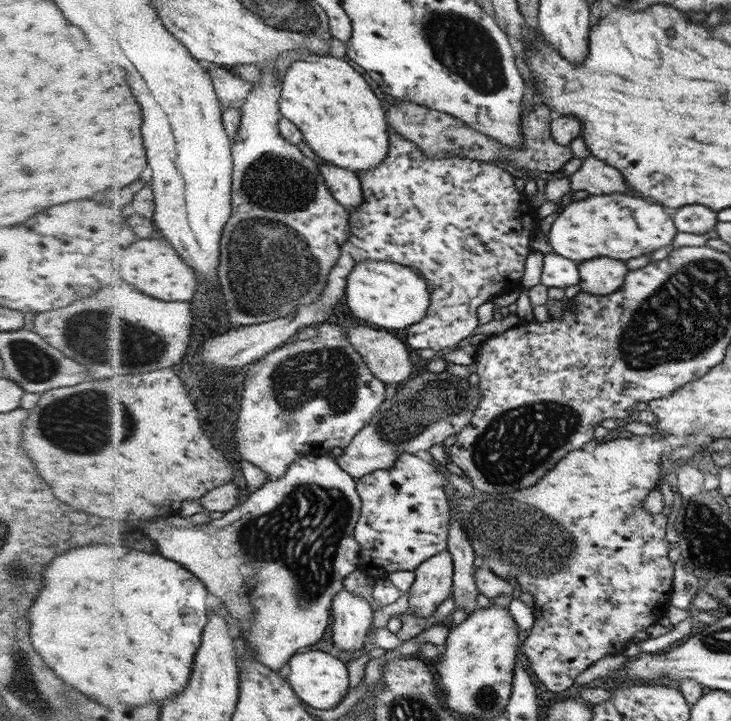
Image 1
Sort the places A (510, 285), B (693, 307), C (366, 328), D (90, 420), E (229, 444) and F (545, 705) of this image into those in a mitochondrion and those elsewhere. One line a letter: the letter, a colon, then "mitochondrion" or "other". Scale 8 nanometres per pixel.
A: other
B: mitochondrion
C: other
D: mitochondrion
E: other
F: other

